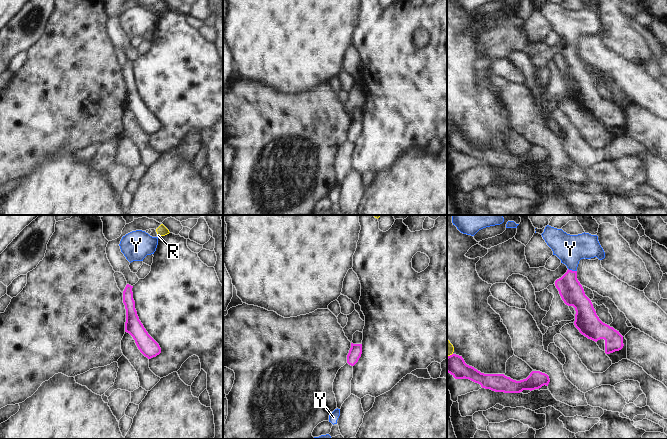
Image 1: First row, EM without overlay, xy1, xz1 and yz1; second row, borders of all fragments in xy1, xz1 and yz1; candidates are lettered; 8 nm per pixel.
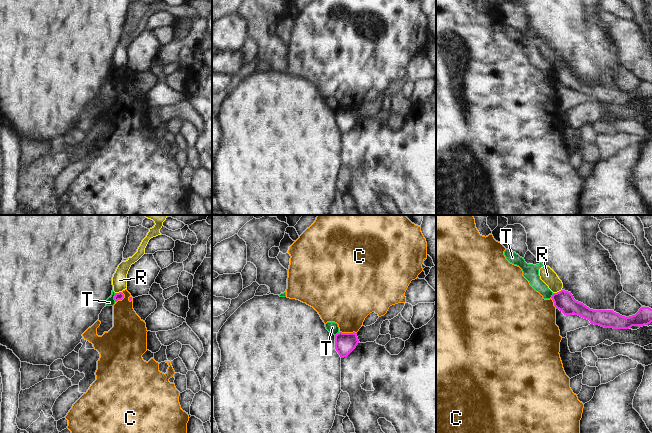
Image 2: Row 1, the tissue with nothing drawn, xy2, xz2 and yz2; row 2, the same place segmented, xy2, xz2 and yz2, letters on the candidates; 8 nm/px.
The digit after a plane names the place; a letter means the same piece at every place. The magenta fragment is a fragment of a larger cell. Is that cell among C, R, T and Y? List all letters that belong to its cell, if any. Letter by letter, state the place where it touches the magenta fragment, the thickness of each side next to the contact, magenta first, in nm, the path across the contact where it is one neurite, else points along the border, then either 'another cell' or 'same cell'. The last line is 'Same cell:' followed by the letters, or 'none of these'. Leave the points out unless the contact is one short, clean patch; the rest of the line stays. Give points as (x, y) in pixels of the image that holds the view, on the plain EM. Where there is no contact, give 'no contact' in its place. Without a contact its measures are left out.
C: xz2 (348, 109) | 170/380 nm | along xz2 (339, 107), (356, 109) | another cell
R: yz2 (557, 68) | 160/120 nm | along yz2 (561, 65), (553, 69) | another cell
T: xy2 (114, 73) | 60/70 nm | along xy2 (115, 69), (114, 77) | another cell
Y: yz1 (571, 46) | 190/240 nm | across yz1 (571, 67), (571, 46), (570, 25) | same cell
Same cell: Y

